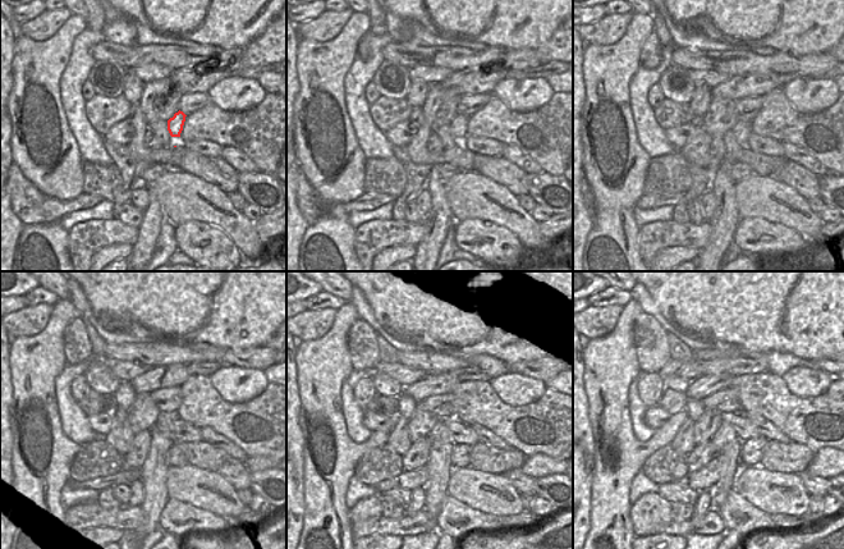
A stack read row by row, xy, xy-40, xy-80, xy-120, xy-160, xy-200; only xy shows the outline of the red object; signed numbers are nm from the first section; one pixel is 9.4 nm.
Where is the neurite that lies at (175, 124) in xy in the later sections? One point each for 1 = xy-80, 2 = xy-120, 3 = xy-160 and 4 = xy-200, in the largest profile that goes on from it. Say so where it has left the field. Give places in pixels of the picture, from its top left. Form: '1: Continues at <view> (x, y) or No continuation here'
1: Continues at xy-80 (742, 129)
2: Continues at xy-120 (164, 422)
3: Continues at xy-160 (440, 431)
4: Continues at xy-200 (724, 435).

